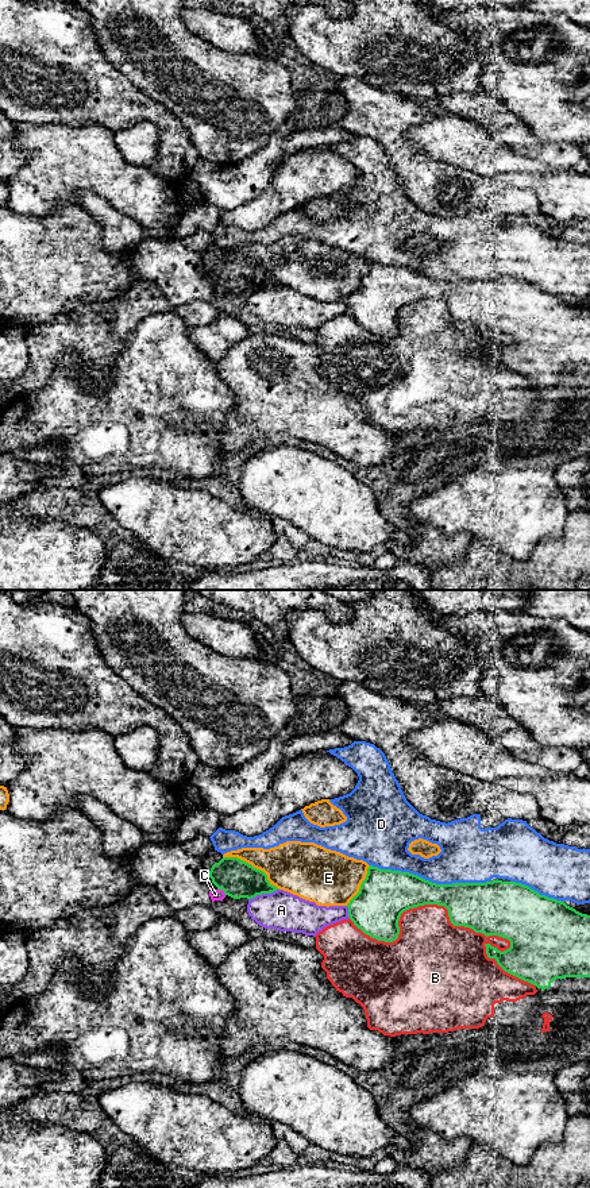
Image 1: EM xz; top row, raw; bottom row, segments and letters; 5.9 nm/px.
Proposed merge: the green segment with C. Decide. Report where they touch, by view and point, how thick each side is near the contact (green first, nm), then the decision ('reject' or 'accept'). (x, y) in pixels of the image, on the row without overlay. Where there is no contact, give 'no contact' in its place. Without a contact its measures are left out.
xz (222, 284) | 220/60 nm | reject

